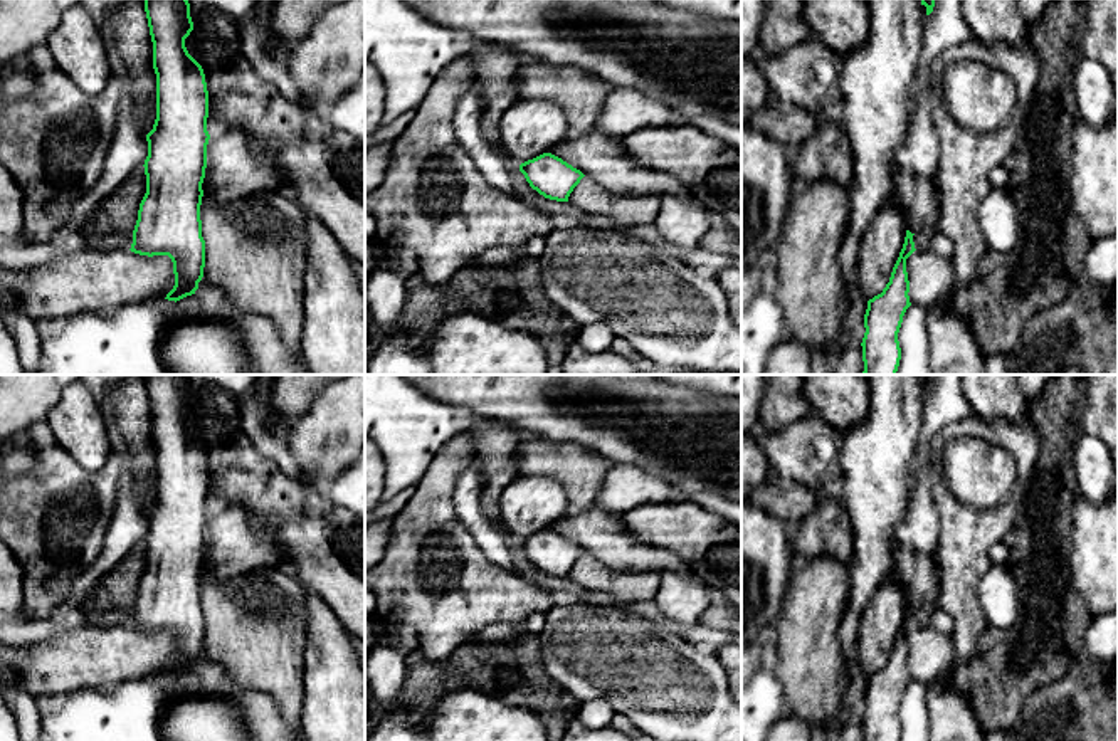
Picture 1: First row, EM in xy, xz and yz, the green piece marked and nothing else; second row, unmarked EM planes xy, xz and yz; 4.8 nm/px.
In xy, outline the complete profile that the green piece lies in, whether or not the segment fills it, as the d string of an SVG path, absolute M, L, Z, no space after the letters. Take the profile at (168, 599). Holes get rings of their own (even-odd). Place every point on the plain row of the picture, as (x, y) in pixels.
M143 375L153 418L156 450L156 496L146 511L145 536L146 570L140 580L133 607L131 628L140 632L168 632L173 639L175 662L168 677L195 670L203 654L205 617L202 613L202 560L207 544L208 467L202 442L188 430L185 415L193 407L187 375Z

